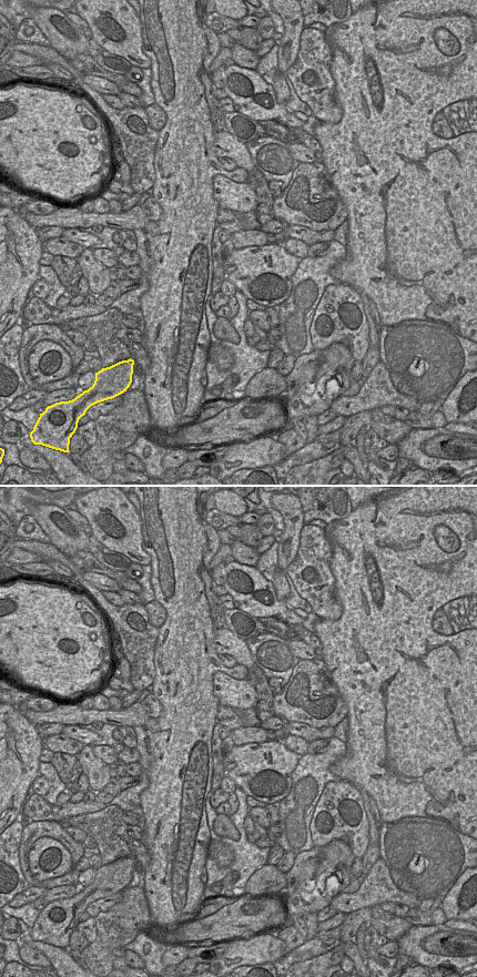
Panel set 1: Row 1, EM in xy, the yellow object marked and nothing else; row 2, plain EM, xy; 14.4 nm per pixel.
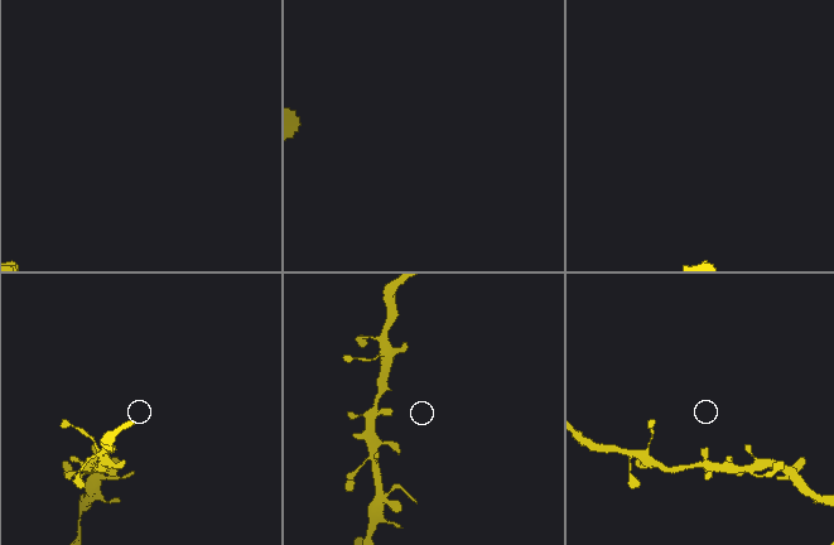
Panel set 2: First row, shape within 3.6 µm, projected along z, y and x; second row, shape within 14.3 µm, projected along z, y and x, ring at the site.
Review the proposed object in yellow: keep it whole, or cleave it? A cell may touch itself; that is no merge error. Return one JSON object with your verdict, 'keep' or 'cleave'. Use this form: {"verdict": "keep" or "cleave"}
{"verdict": "keep"}

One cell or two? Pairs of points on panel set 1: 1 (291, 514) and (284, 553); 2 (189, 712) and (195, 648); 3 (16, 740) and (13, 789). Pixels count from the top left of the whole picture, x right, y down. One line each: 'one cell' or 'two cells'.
1: one cell
2: one cell
3: one cell

